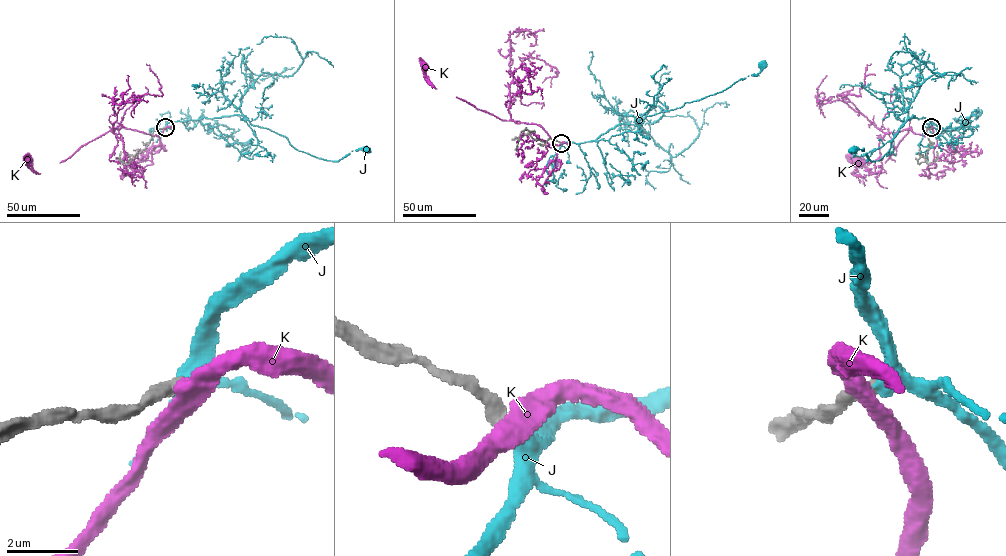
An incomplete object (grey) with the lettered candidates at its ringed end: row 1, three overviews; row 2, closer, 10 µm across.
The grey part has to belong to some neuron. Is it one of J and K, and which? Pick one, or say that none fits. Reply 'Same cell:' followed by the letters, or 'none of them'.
Same cell: J

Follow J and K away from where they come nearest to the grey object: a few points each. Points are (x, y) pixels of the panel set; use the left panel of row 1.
J: (164, 127), (170, 121), (238, 115), (326, 160), (365, 150)
K: (164, 127), (157, 135), (122, 127), (109, 130), (40, 173), (28, 159)

